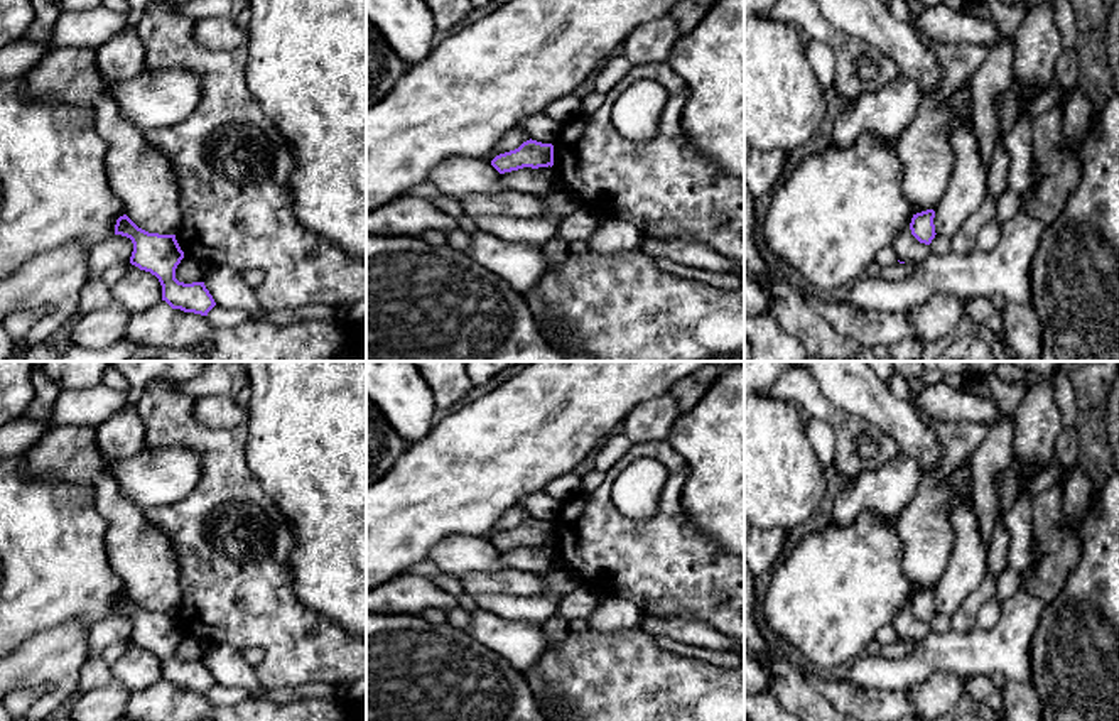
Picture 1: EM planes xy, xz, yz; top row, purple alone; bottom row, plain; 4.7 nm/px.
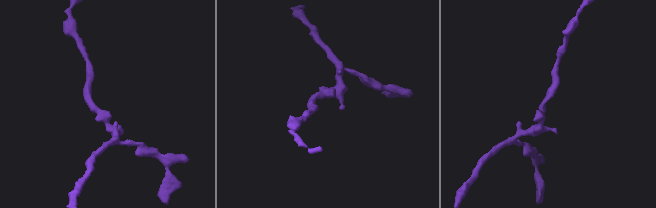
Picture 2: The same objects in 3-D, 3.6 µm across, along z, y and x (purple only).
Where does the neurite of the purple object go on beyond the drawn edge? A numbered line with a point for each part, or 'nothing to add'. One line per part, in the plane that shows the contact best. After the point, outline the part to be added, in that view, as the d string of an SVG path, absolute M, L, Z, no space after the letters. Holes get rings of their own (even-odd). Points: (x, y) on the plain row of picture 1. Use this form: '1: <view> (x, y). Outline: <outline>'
nothing to add

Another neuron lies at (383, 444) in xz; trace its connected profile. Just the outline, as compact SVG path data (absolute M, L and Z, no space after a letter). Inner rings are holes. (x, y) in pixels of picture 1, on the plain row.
M366 397L366 485L385 476L410 444Z

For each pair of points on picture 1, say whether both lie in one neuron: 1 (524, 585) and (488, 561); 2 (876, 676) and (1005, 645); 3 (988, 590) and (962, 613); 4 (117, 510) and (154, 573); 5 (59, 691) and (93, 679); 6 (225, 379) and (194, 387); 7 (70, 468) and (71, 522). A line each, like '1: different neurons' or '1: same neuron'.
1: different neurons
2: same neuron
3: same neuron
4: same neuron
5: different neurons
6: same neuron
7: different neurons

